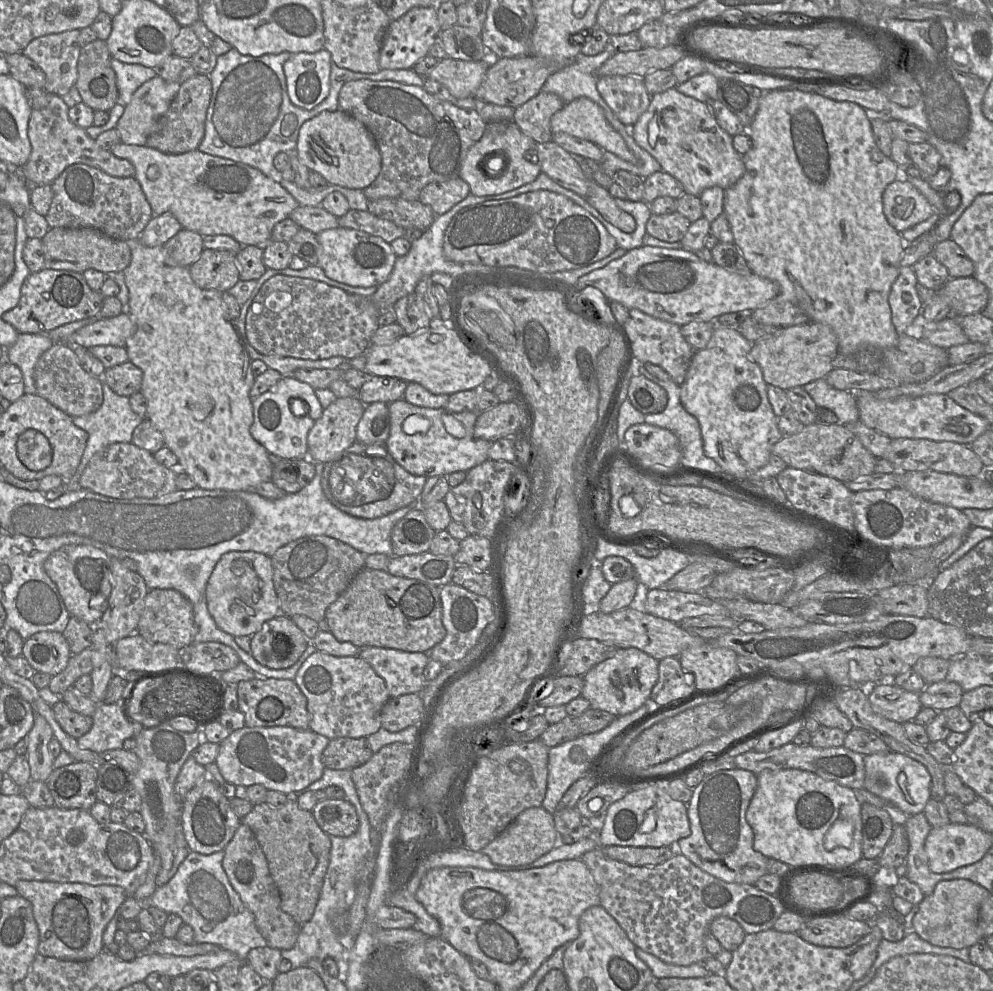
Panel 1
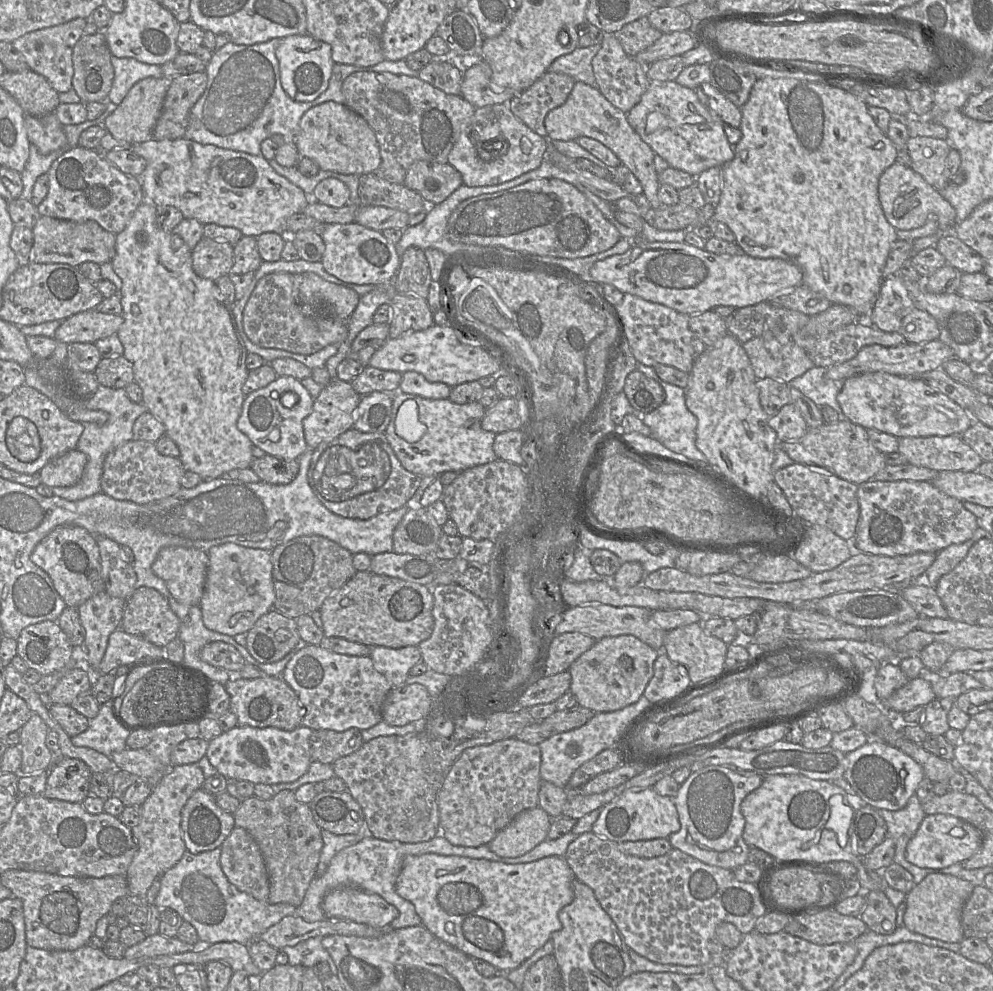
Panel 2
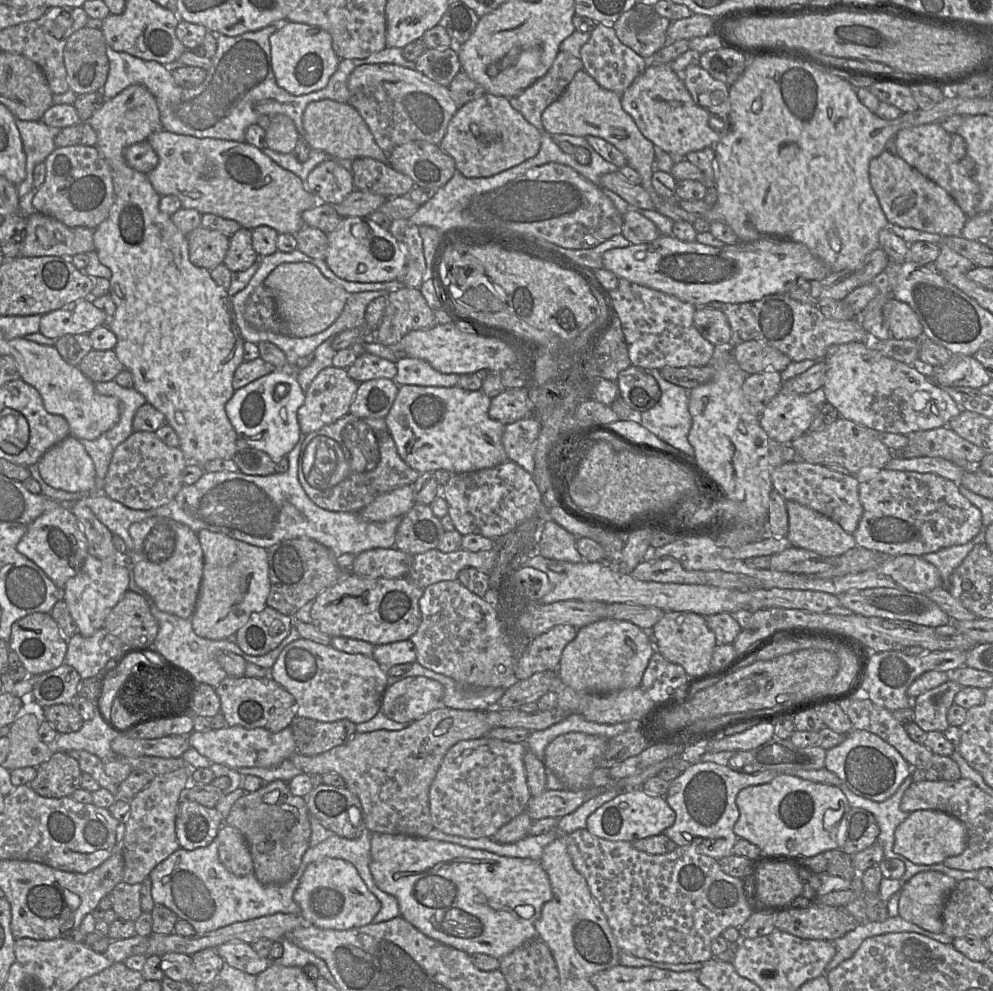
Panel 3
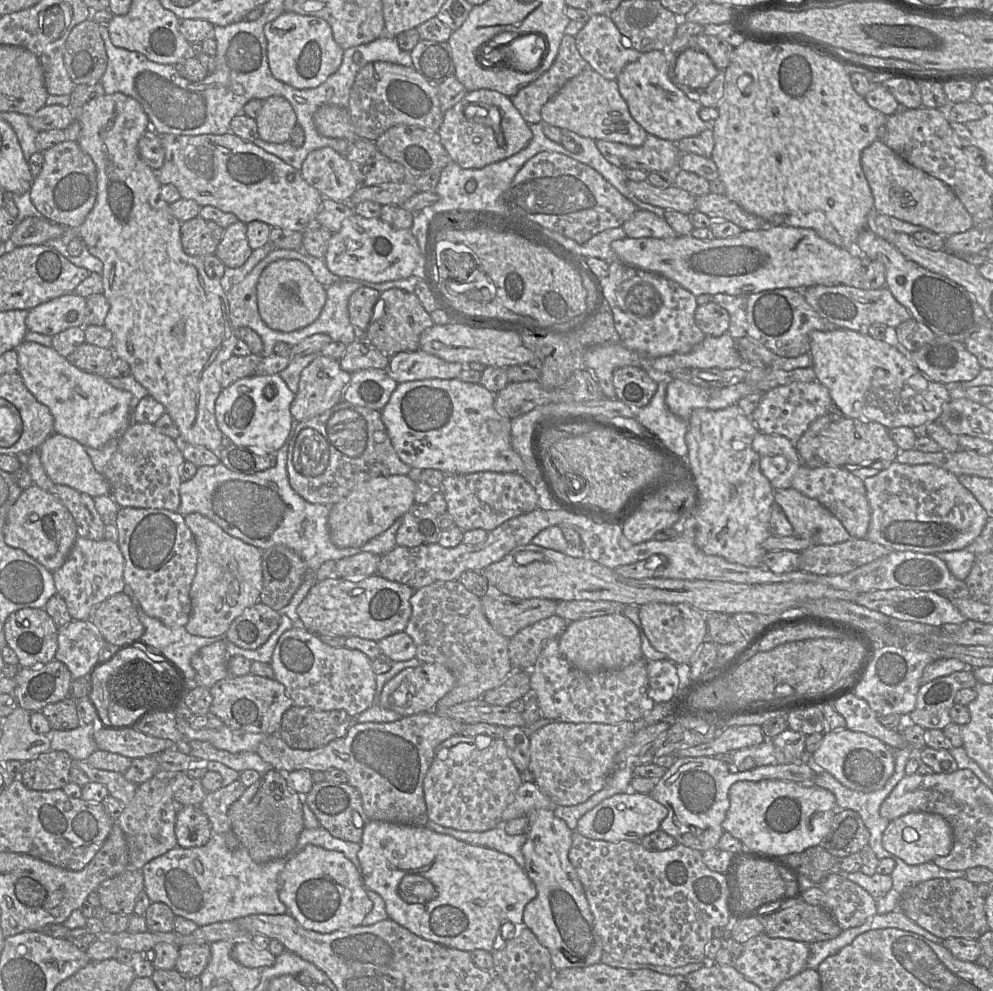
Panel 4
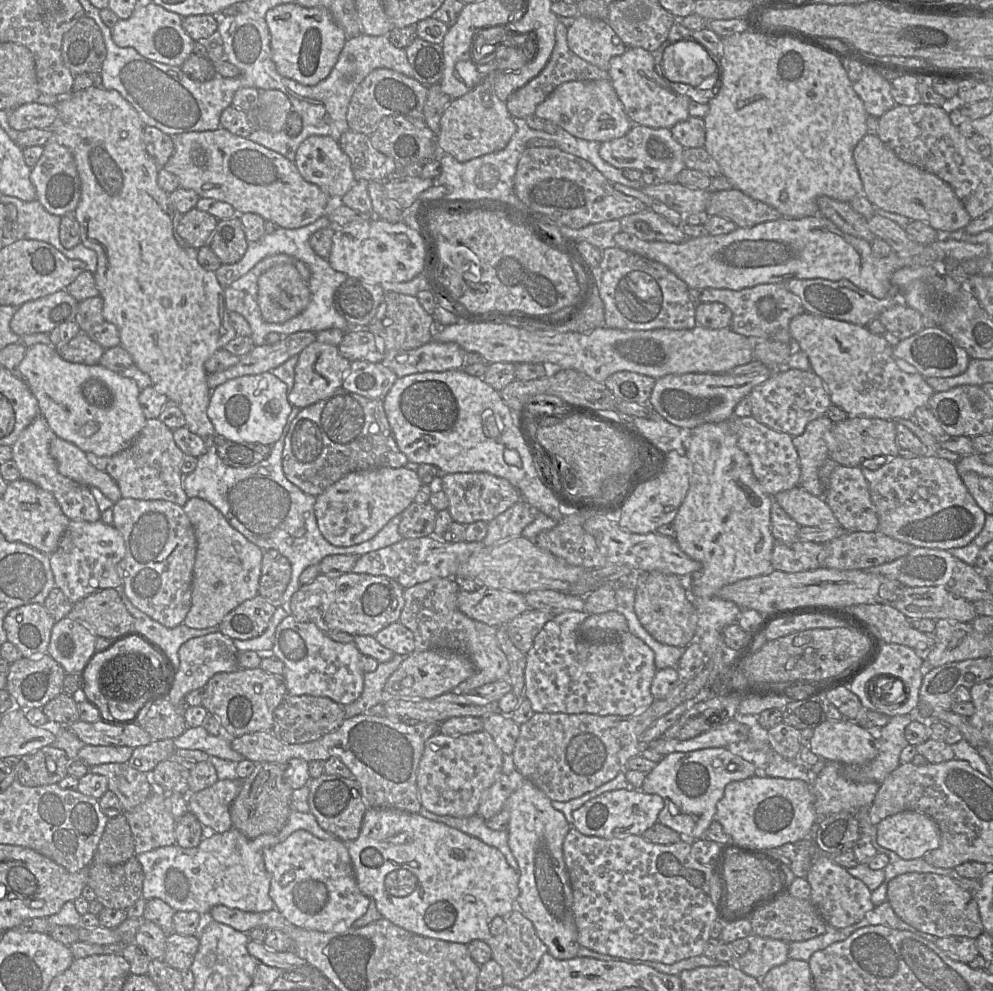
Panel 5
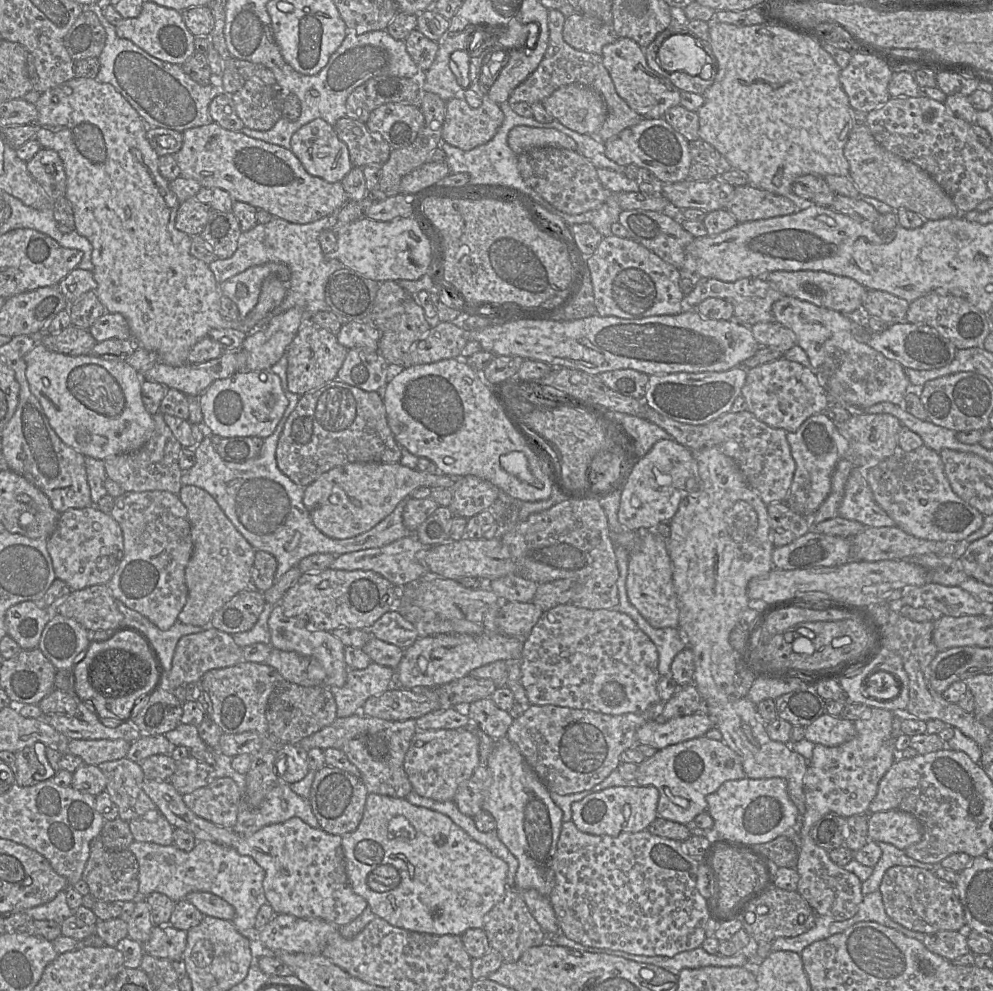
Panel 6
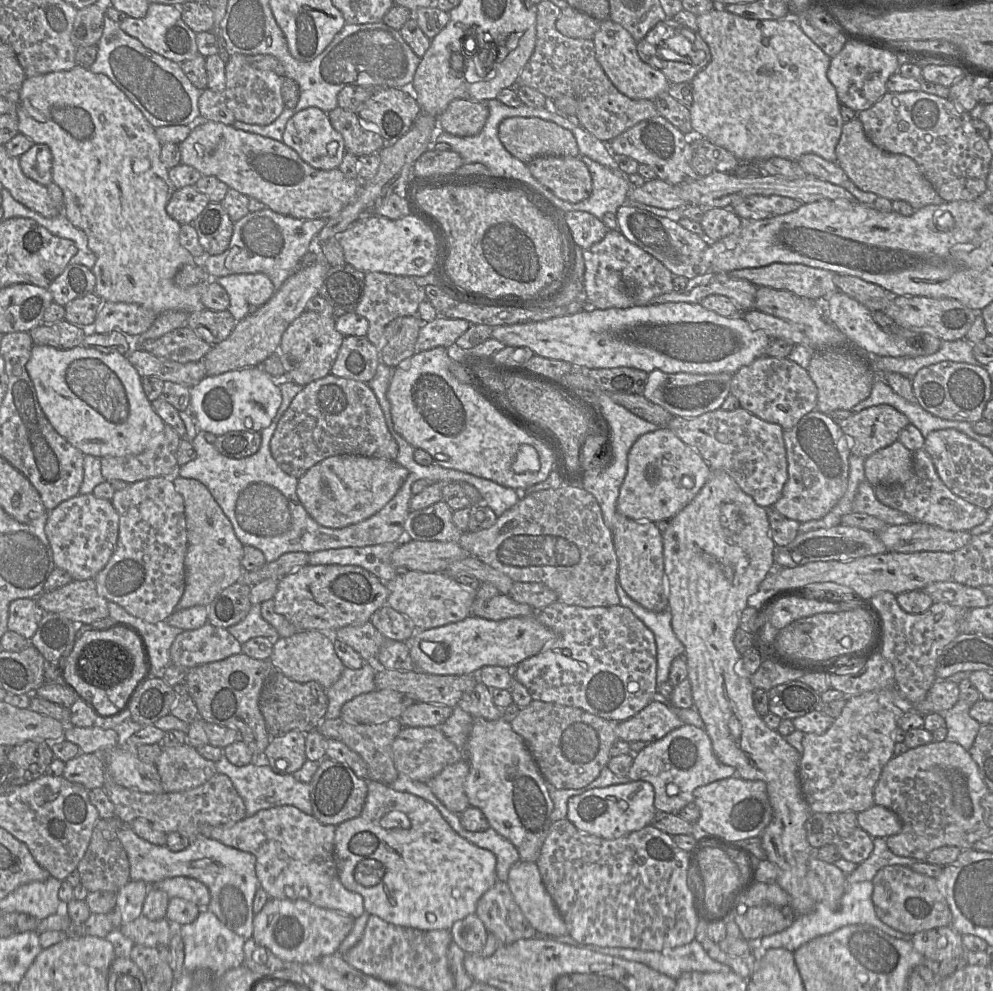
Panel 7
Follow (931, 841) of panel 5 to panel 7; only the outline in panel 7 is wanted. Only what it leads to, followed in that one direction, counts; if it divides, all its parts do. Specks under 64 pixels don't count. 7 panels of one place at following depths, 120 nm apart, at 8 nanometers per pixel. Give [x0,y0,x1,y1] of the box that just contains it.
[857,804,902,838]

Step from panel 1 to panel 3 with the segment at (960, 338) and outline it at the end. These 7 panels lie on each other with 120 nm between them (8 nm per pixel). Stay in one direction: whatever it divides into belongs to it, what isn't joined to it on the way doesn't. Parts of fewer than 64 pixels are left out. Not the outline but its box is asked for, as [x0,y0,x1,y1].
[883,297,923,339]

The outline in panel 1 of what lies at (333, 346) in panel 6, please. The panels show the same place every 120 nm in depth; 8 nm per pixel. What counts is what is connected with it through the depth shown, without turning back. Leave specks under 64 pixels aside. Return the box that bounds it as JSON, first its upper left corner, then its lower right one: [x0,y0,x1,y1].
[308,397,366,463]

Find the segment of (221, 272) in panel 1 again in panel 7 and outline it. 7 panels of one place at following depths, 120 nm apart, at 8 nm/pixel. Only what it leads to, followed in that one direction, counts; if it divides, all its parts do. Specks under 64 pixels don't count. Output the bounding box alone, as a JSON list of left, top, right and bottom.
[166,185,209,225]

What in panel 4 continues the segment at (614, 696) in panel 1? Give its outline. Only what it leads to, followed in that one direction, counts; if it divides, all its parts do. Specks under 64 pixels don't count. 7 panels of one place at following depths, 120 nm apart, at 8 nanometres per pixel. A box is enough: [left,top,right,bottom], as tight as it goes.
[559,613,643,672]

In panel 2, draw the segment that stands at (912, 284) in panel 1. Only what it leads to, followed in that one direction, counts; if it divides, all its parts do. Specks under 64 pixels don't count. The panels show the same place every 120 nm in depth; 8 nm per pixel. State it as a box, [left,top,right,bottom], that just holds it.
[869,274,914,332]

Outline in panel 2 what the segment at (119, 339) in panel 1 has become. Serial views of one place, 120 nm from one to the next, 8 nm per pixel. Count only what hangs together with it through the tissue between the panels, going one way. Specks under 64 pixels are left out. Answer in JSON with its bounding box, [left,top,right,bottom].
[54,310,123,344]

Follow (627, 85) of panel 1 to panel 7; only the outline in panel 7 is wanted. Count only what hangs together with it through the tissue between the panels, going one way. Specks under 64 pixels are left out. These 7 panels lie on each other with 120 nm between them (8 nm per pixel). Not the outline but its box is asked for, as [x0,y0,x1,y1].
[556,6,599,40]

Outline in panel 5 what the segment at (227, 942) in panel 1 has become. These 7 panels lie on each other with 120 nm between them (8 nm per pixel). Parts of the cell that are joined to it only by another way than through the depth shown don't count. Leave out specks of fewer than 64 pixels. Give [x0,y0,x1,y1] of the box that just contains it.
[135,827,280,914]

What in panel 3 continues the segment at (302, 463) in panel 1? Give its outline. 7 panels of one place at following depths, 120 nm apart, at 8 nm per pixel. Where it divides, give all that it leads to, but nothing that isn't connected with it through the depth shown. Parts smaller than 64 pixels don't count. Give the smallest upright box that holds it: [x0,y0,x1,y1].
[232,447,289,476]

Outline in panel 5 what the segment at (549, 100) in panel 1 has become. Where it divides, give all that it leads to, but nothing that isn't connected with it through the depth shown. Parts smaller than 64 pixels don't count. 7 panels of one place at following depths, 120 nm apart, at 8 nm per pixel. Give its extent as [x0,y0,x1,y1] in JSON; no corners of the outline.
[506,21,609,119]

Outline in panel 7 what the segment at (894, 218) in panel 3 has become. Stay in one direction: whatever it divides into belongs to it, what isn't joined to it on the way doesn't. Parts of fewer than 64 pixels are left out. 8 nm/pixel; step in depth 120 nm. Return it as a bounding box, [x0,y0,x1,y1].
[835,118,944,210]

